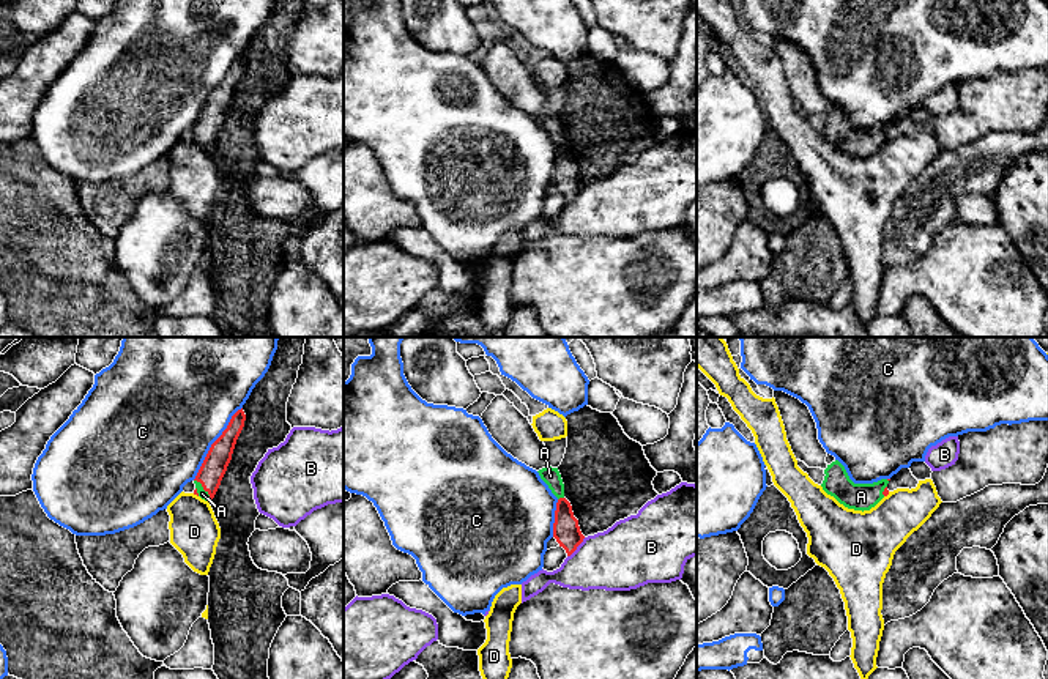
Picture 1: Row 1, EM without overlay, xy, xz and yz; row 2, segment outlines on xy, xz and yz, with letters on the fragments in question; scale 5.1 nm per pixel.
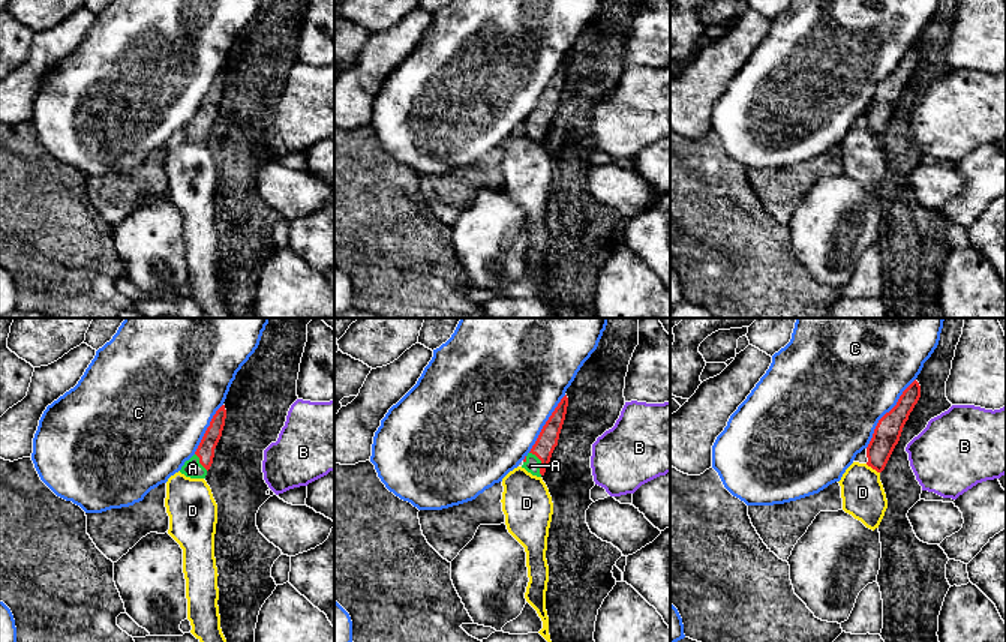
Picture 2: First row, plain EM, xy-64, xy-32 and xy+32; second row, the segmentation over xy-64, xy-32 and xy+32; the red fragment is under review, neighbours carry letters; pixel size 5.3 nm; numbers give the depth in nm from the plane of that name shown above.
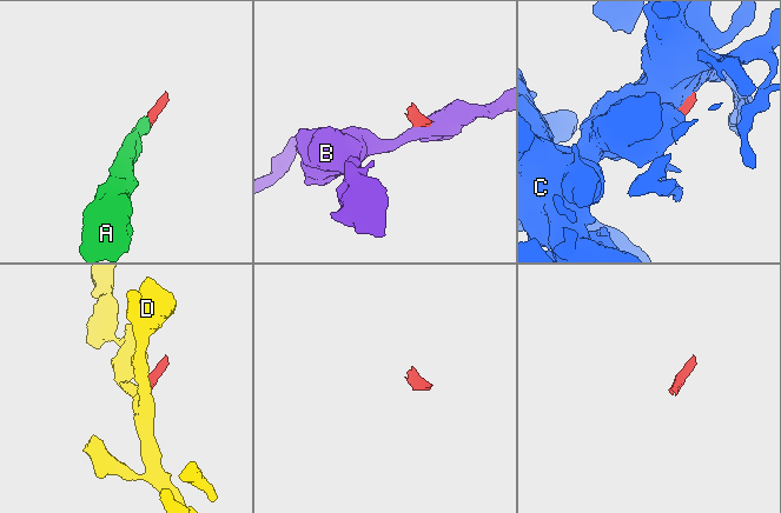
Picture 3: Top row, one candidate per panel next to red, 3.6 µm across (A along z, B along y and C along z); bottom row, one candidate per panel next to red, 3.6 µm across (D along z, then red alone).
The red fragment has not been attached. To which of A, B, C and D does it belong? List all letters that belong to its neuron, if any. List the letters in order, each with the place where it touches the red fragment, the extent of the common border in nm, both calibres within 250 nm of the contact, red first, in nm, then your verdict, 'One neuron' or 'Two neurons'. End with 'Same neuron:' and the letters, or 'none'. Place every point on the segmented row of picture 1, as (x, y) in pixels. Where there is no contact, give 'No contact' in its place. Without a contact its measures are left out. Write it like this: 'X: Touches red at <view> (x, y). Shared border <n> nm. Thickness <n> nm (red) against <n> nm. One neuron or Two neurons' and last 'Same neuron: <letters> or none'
A: Touches red at xy (204, 489). Shared border 130 nm. Thickness 130 nm (red) against 50 nm. One neuron
B: Touches red at xz (577, 545). Shared border 140 nm. Thickness 140 nm (red) against 340 nm. Two neurons
C: Touches red at xy (213, 443). Shared border 460 nm. Thickness 130 nm (red) against 500 nm. Two neurons
D: Touches red at yz (886, 495). Shared border 40 nm. Thickness 30 nm (red) against 300 nm. Two neurons
Same neuron: A

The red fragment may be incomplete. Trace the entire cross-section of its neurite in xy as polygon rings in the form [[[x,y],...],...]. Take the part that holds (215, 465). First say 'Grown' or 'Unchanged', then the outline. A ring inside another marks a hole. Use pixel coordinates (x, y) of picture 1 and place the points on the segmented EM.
Grown. [[[238,410],[222,435],[211,444],[195,479],[194,495],[200,496],[205,501],[211,501],[221,485],[221,480],[227,471],[227,466],[232,460],[232,454],[236,444],[236,440],[244,427],[246,414]]]

